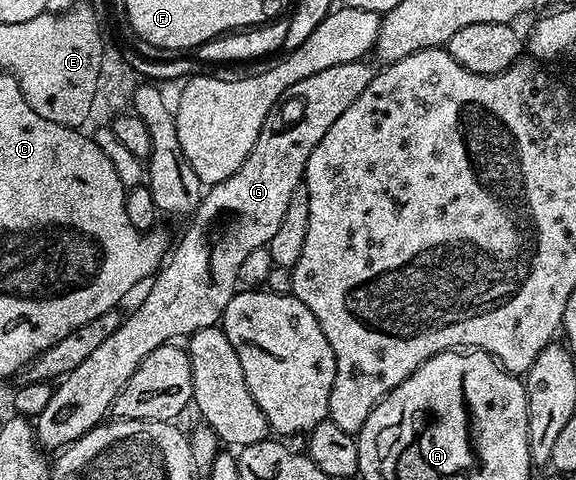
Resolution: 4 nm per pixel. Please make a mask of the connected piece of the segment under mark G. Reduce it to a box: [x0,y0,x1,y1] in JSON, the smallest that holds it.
[33,59,376,450]

